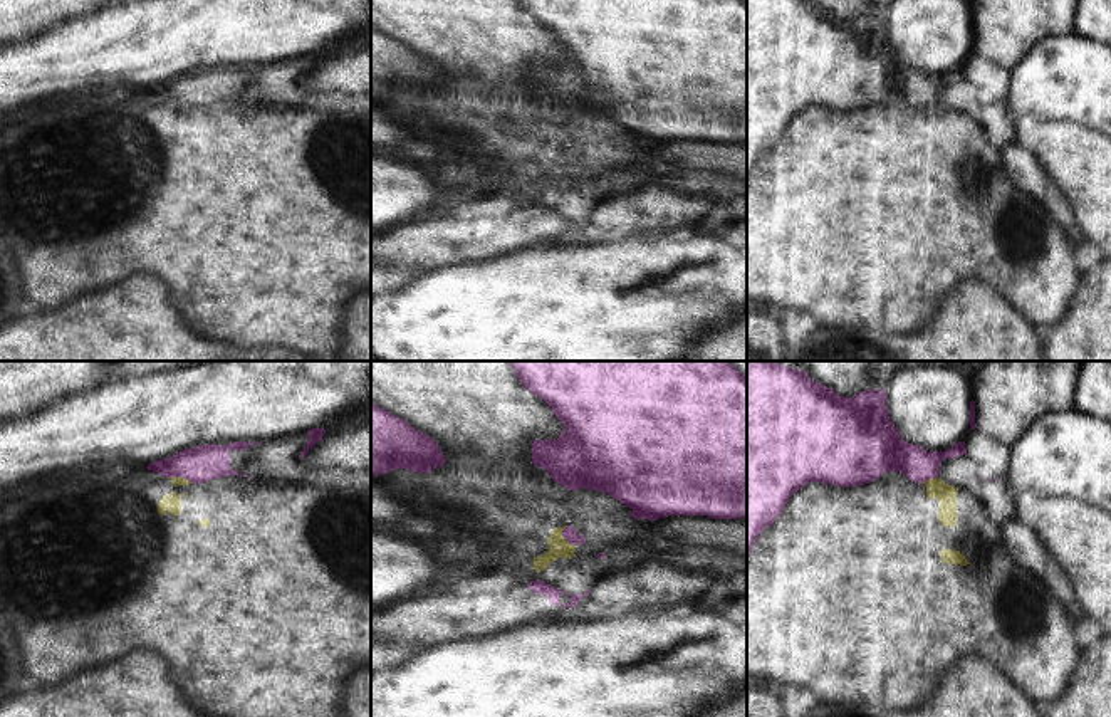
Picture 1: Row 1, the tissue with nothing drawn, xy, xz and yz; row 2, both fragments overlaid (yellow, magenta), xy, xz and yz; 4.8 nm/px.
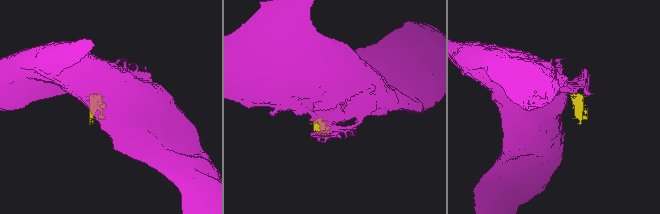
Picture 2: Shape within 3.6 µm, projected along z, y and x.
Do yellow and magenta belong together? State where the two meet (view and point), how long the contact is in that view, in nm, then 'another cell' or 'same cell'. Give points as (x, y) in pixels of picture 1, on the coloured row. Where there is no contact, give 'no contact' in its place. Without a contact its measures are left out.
contact xz (566, 539); length 110 nm; another cell

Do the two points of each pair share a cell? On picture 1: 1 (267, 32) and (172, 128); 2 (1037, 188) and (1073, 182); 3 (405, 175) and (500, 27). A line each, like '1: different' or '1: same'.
1: different
2: different
3: different

